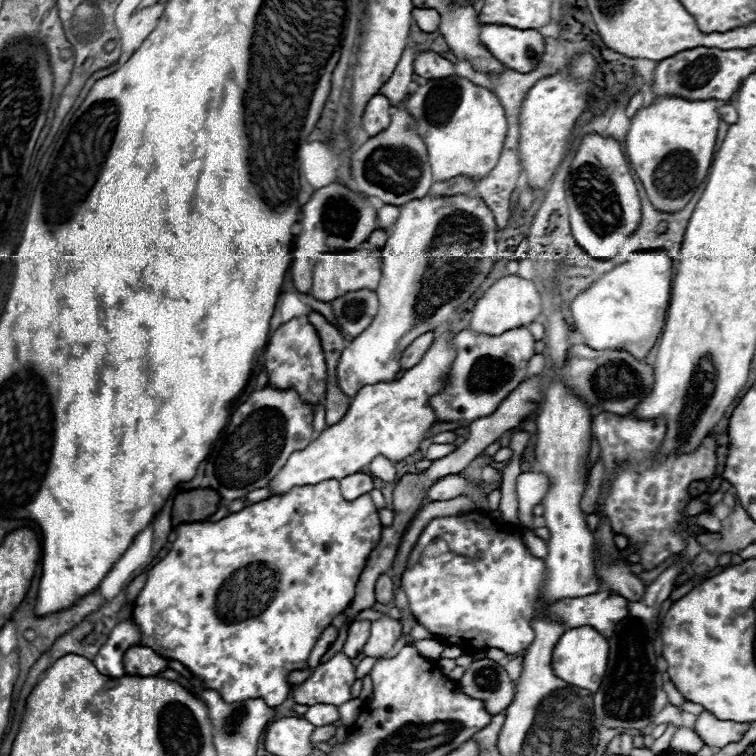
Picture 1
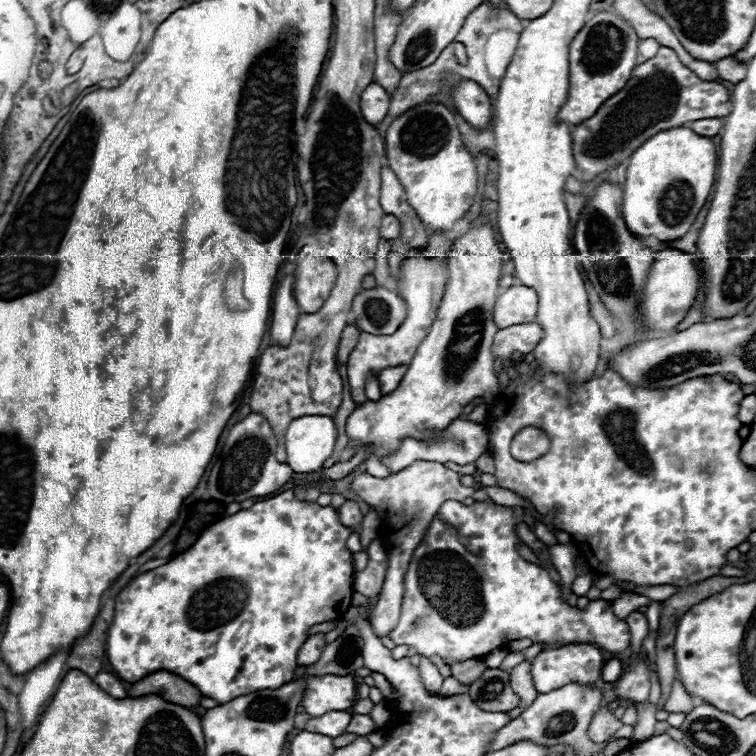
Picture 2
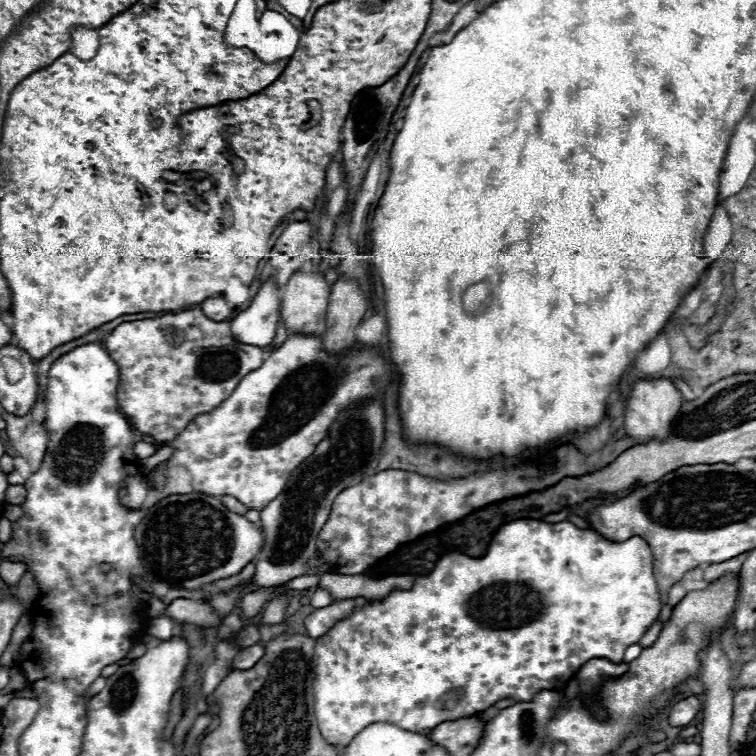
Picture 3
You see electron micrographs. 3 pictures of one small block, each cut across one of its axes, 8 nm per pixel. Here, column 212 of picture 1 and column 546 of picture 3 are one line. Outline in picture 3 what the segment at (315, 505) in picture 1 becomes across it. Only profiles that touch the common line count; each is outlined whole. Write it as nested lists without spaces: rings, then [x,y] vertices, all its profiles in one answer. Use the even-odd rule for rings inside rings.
[[[532,518],[506,522],[492,536],[484,558],[470,558],[460,550],[446,552],[436,562],[432,572],[416,578],[410,590],[396,590],[384,600],[370,600],[368,606],[354,608],[352,616],[340,620],[332,630],[328,630],[322,638],[318,638],[316,660],[314,660],[314,672],[316,672],[314,712],[316,712],[318,728],[322,736],[328,740],[328,744],[346,746],[352,740],[352,736],[356,736],[356,732],[364,730],[368,724],[374,722],[390,722],[400,726],[402,730],[420,732],[420,730],[430,730],[442,722],[474,716],[490,708],[498,700],[506,700],[512,696],[514,702],[530,702],[534,694],[542,690],[554,690],[556,686],[566,684],[570,678],[574,678],[580,666],[592,658],[608,658],[610,662],[620,664],[624,658],[624,650],[630,644],[638,644],[644,632],[658,620],[660,608],[662,604],[660,604],[658,582],[654,578],[652,550],[640,536],[632,536],[624,542],[612,542],[600,536],[596,530],[578,528],[566,520],[556,524],[532,520]]]

